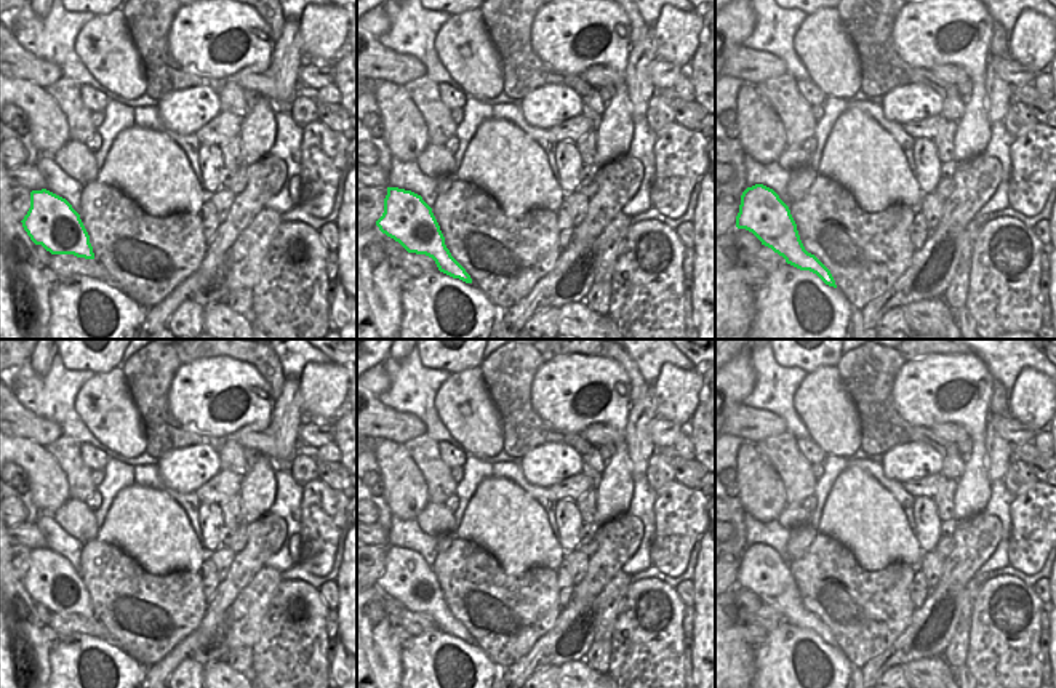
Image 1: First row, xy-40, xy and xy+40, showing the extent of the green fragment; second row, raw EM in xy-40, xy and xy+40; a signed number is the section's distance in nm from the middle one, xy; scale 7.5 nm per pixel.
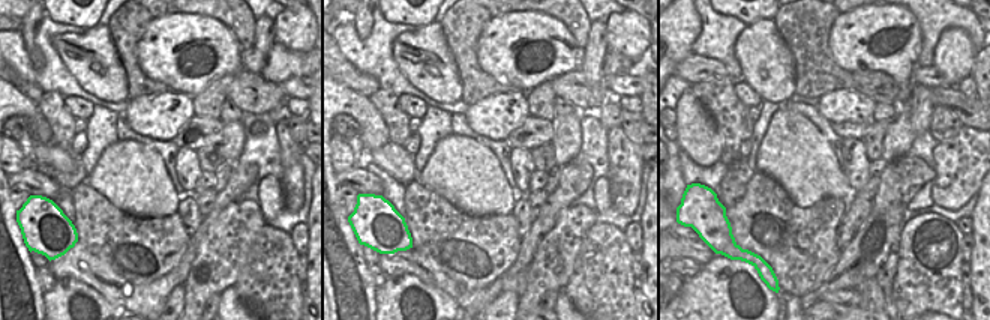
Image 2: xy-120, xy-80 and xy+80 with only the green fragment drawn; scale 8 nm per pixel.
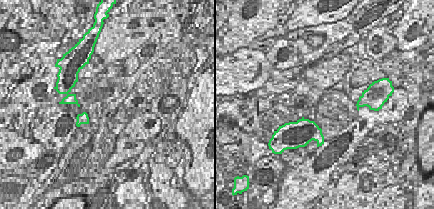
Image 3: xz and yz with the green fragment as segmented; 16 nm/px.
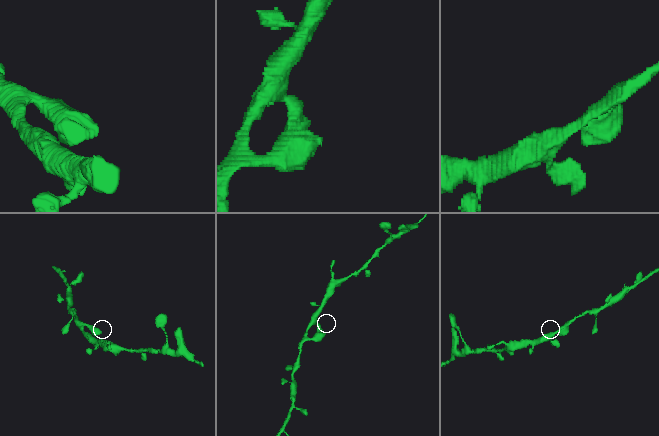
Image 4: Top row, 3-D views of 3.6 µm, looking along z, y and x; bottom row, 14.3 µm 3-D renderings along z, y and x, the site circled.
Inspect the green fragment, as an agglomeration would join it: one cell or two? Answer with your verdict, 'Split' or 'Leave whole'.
Leave whole.

